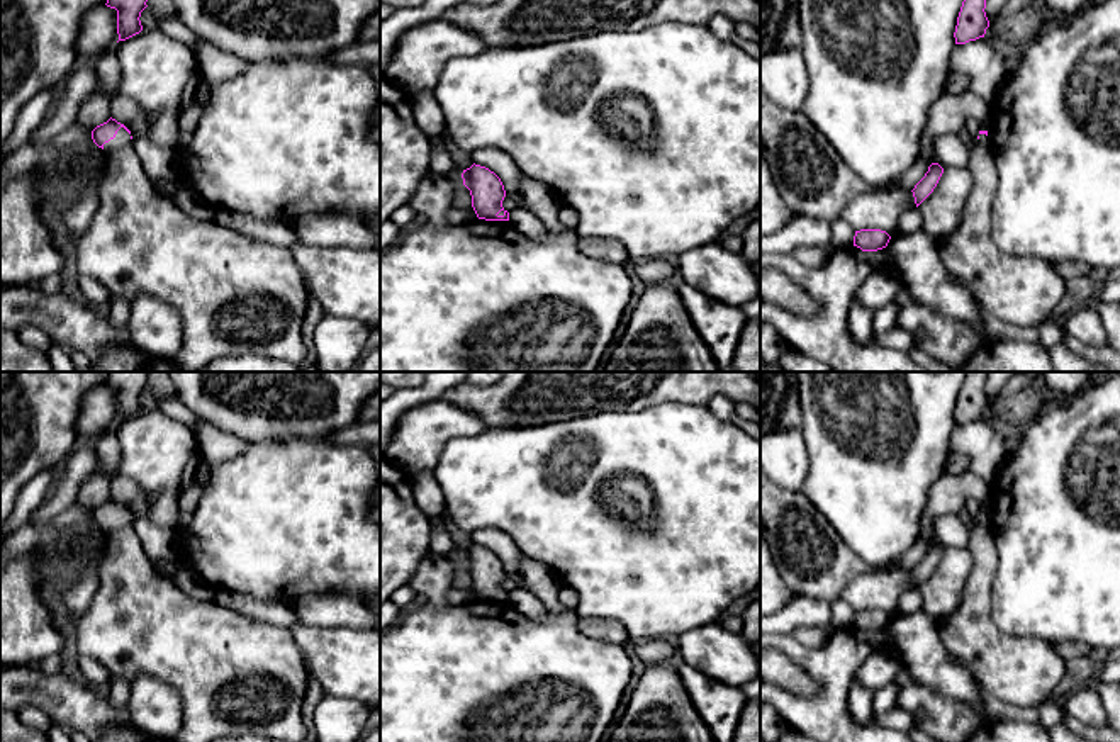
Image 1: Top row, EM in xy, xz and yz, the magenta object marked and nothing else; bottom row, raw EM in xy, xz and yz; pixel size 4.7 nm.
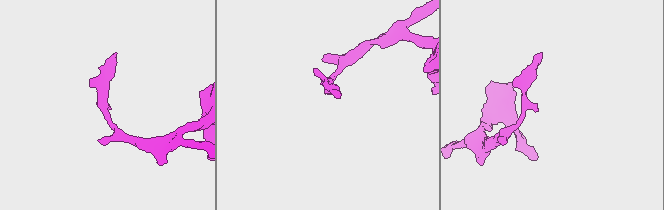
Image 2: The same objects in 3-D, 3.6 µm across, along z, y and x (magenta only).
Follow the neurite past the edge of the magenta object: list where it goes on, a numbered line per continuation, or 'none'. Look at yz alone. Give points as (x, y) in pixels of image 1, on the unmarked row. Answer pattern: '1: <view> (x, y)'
1: yz (1024, 671)

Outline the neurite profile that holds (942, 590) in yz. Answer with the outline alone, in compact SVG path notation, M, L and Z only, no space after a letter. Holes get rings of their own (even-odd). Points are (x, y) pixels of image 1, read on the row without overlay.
M967 547L944 550L933 572L916 587L921 610L933 620L954 615L971 571L972 554Z

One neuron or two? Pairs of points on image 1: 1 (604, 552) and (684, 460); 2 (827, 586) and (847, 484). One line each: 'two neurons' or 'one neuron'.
1: one neuron
2: two neurons

